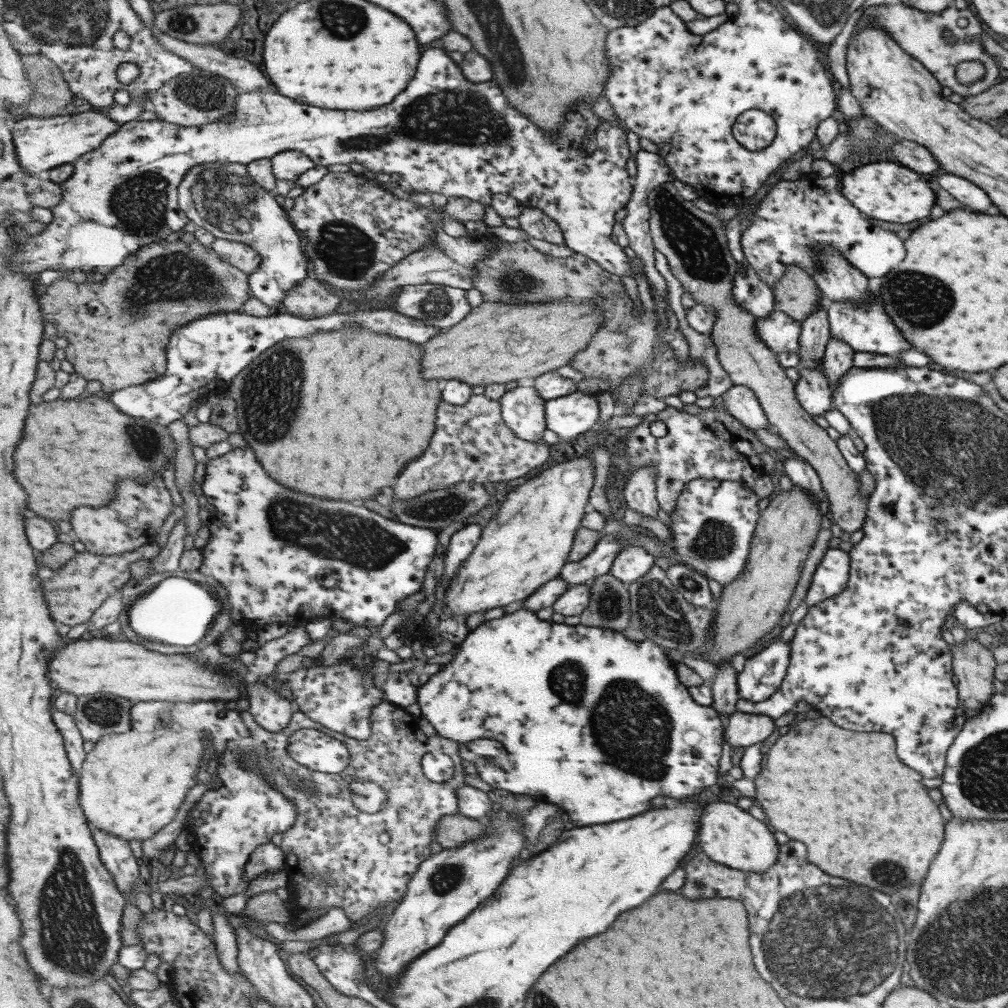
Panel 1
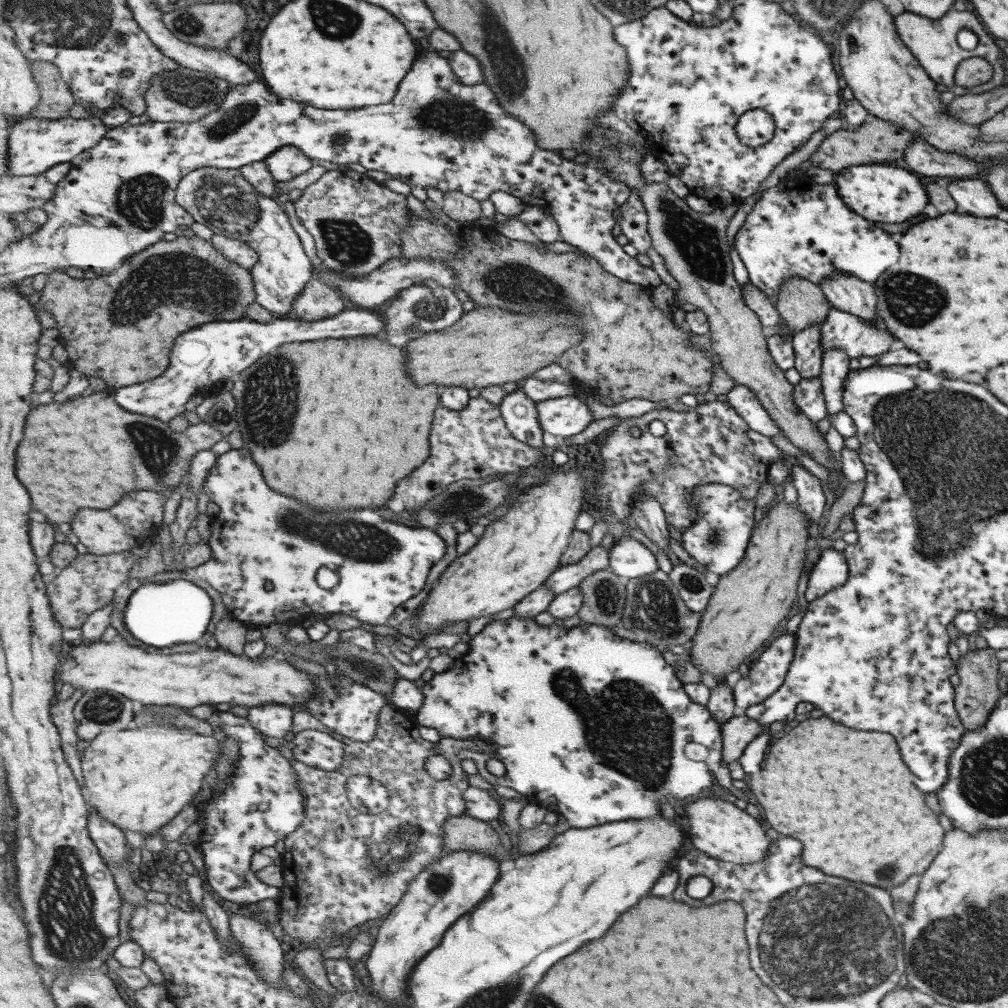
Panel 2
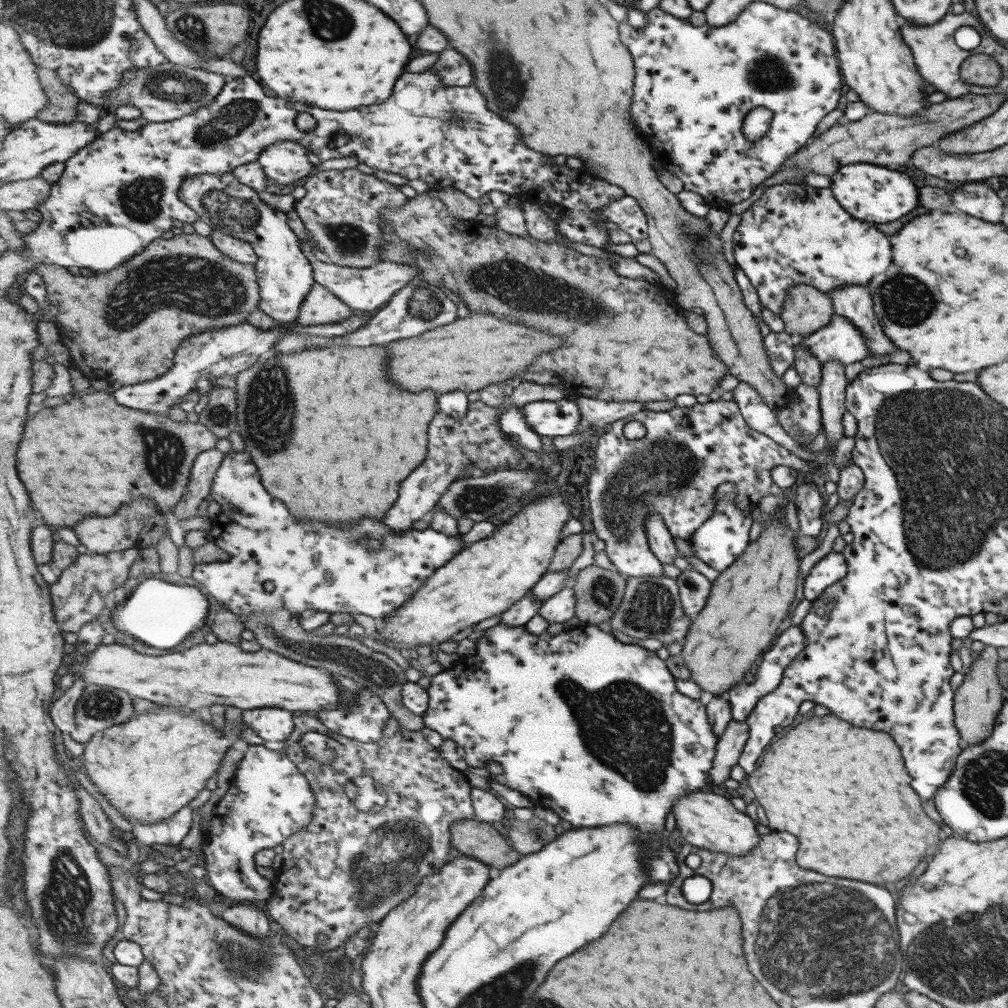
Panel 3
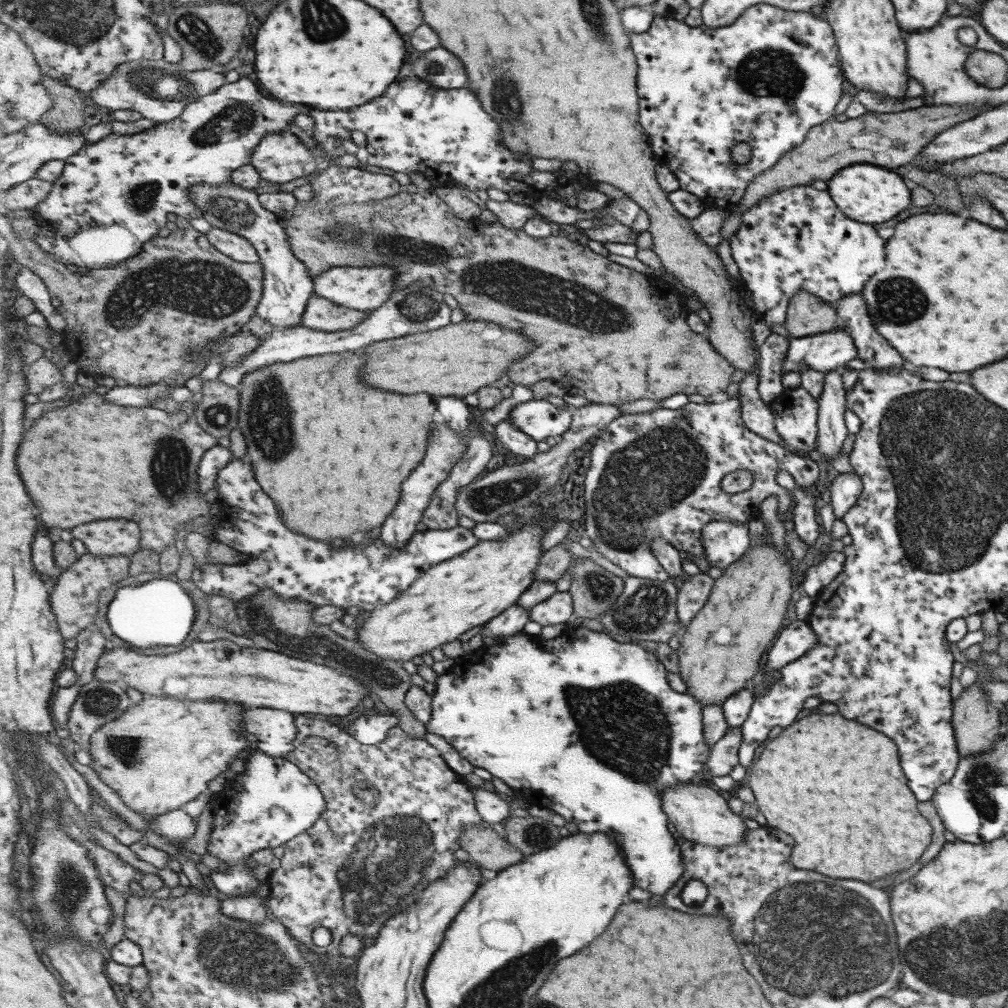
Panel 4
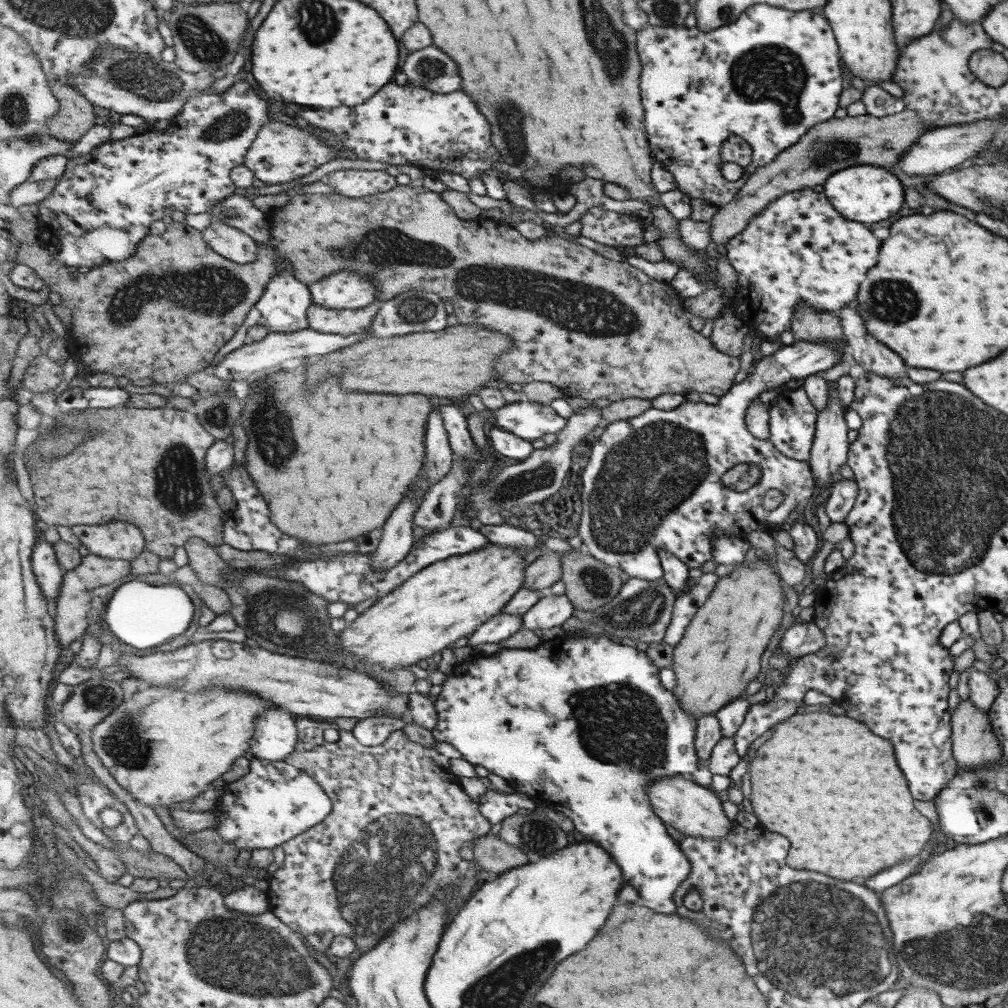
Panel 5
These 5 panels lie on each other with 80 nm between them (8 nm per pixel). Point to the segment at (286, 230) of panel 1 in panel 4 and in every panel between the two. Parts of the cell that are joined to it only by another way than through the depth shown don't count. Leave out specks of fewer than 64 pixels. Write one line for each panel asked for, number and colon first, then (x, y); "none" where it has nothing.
2: (222, 199)
3: (286, 276)
4: (288, 286)

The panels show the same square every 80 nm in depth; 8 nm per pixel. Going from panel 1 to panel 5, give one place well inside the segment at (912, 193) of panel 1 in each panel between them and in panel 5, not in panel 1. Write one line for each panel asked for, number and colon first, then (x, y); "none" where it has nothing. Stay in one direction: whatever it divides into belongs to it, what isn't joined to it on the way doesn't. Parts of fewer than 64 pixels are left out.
2: (881, 193)
3: (867, 192)
4: (866, 193)
5: (866, 194)

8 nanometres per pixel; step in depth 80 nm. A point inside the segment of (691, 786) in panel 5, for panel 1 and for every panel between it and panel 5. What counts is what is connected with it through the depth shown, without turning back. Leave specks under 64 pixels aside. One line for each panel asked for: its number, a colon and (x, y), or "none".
1: (730, 836)
2: (717, 827)
3: (708, 820)
4: (698, 811)

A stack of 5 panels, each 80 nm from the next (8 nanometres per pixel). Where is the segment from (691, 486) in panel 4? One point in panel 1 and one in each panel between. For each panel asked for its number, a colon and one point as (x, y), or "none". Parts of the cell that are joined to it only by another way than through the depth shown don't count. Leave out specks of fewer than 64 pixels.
1: (714, 445)
2: (713, 443)
3: (687, 453)

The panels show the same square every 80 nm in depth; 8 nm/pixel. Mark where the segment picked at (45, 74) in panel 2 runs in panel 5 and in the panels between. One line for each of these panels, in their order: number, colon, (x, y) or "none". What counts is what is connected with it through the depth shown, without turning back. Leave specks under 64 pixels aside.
3: (62, 107)
4: (66, 116)
5: (75, 118)

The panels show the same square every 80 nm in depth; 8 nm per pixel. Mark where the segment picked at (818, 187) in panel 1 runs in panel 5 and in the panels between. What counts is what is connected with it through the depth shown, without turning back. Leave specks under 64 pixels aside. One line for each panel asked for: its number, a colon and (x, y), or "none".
2: (799, 228)
3: (794, 234)
4: (797, 240)
5: (798, 250)

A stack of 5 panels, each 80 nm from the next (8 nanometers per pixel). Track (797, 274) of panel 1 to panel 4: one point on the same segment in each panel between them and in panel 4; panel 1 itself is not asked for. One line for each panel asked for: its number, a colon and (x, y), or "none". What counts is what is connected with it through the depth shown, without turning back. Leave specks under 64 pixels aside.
2: (800, 303)
3: (806, 309)
4: (807, 315)

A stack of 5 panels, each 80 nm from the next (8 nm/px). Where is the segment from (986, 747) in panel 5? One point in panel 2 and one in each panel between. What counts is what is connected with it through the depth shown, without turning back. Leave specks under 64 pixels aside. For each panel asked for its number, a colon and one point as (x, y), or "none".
2: (975, 696)
3: (976, 702)
4: (976, 728)

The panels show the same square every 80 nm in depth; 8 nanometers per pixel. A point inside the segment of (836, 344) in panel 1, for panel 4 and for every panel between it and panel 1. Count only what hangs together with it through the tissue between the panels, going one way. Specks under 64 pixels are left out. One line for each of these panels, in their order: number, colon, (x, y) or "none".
2: (834, 367)
3: (830, 388)
4: (831, 431)

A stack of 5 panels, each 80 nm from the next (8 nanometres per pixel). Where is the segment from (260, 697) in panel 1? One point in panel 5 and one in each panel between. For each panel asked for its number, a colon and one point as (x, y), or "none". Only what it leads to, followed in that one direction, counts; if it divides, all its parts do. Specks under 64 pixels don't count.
2: (274, 720)
3: (274, 726)
4: (274, 732)
5: (276, 736)

